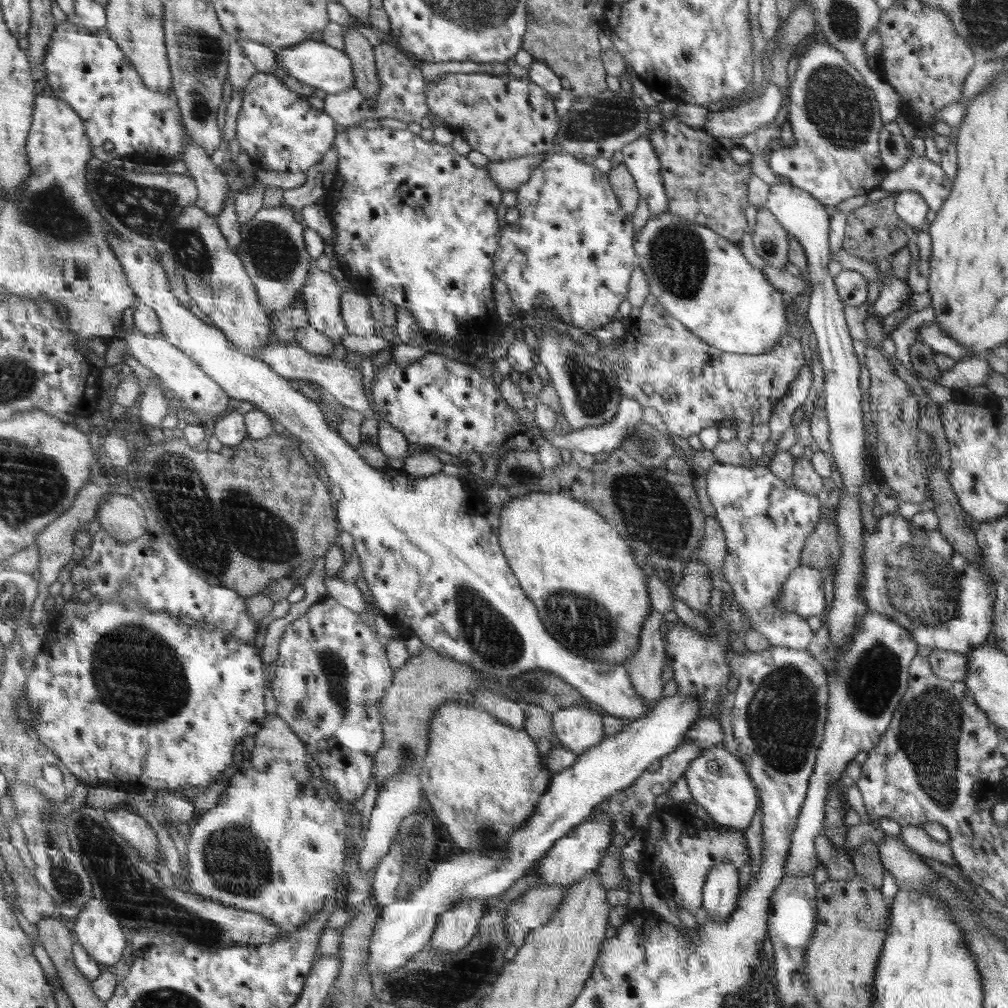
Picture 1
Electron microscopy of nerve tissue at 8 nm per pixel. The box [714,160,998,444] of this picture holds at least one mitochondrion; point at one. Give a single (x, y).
(769, 244)

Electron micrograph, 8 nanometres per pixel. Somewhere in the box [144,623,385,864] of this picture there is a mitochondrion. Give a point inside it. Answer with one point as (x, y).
(334, 668)

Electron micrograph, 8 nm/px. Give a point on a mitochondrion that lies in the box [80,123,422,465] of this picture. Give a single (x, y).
(144, 210)

